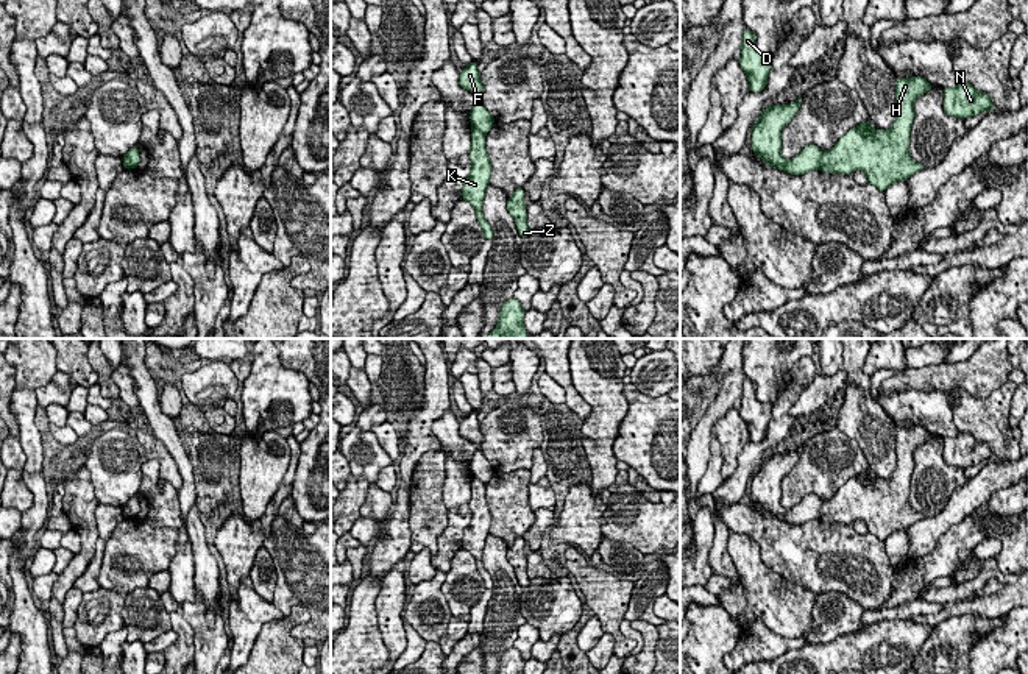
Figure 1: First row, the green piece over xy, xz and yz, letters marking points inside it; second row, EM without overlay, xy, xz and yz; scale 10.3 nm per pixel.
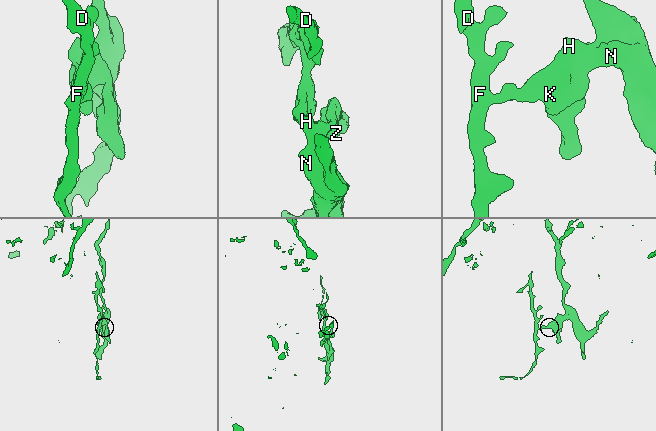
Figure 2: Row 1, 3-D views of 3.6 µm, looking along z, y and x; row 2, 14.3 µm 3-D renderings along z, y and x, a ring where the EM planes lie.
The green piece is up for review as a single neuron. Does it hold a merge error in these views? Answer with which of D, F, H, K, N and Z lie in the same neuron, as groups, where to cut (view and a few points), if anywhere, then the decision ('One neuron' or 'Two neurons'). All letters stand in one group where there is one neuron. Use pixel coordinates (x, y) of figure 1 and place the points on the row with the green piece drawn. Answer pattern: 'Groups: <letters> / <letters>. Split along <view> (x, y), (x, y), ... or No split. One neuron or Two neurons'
Groups: D F / H K N Z. Split along yz (824, 152), (819, 167). Two neurons

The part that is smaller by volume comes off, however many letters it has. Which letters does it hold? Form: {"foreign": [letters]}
{"foreign": ["D", "F"]}

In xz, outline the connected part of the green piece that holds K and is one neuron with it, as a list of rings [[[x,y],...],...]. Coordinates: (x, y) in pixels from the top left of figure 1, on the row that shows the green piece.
[[[473,128],[470,137],[471,150],[468,154],[471,159],[471,172],[463,181],[462,200],[474,208],[477,223],[480,225],[485,239],[493,240],[493,229],[482,215],[484,197],[491,175],[491,165],[485,148],[485,134]]]

